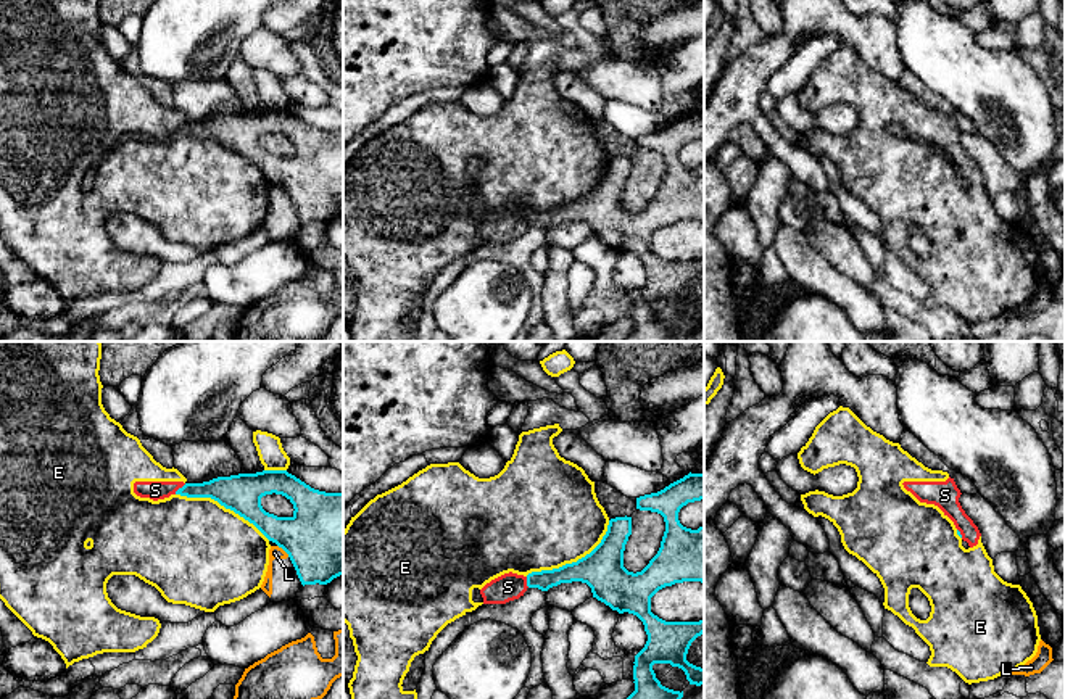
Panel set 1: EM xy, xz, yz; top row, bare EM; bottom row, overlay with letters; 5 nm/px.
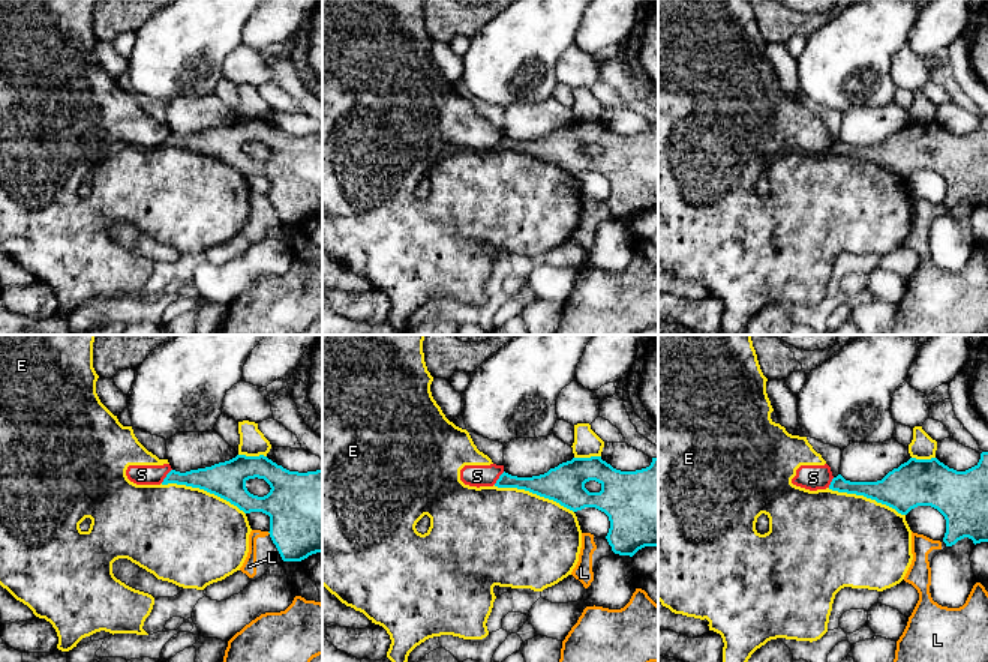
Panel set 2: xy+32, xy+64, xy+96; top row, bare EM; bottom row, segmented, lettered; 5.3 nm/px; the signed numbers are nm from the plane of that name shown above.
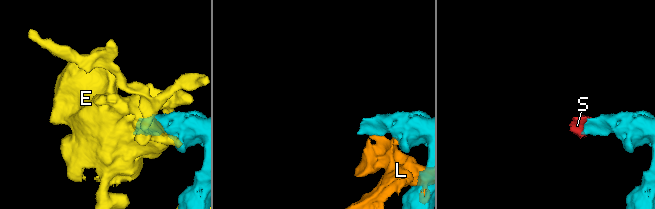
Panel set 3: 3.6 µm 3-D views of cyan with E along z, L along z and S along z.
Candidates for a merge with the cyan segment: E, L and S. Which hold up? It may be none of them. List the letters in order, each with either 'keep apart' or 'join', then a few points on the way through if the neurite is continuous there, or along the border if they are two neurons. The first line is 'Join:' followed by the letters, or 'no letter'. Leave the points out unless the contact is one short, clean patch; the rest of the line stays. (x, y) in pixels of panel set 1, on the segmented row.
Join: no letter
E: keep apart
L: keep apart
S: keep apart; border xy (186, 483), (174, 493)

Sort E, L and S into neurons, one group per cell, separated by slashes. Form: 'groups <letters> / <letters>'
groups E S / L

